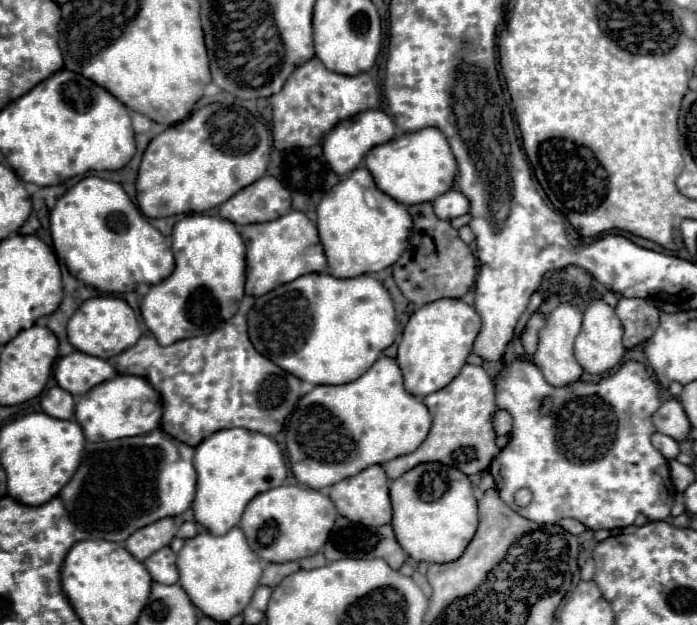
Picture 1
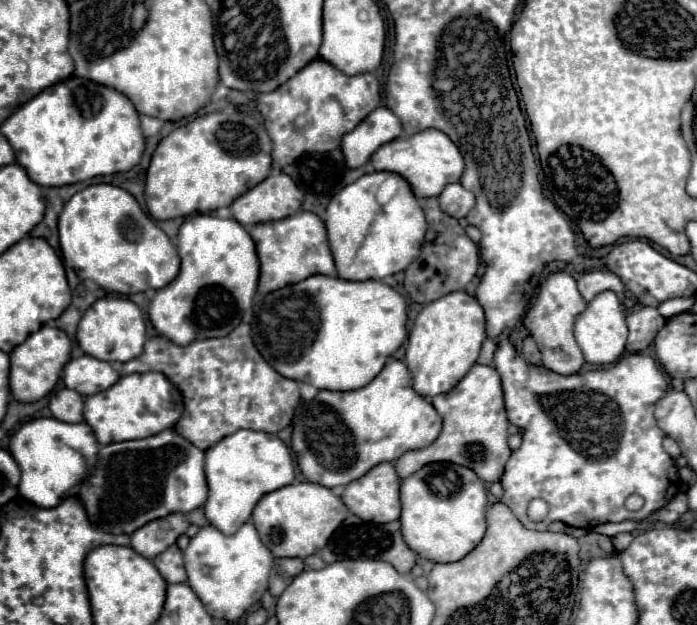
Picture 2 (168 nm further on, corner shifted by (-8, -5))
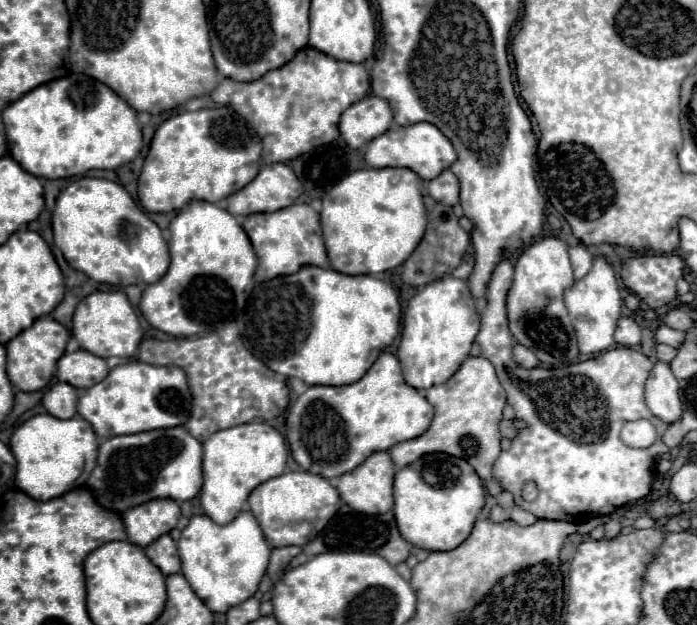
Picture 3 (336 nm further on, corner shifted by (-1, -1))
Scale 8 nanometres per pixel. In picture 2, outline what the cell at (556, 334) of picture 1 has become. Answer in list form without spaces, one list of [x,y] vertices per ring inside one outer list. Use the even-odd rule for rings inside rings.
[[[556,270],[550,272],[538,286],[536,296],[530,300],[526,314],[522,318],[524,328],[528,330],[528,334],[532,336],[532,340],[538,344],[540,354],[542,354],[542,364],[558,374],[576,374],[582,364],[584,364],[584,356],[580,346],[574,340],[574,320],[576,314],[580,314],[580,310],[584,310],[586,302],[580,296],[578,288],[576,288],[576,280],[564,272],[564,270]]]

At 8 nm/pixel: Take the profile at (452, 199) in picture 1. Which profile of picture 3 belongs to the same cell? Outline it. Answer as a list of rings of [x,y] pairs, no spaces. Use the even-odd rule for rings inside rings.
[[[443,170],[435,180],[431,180],[427,184],[427,192],[431,194],[433,200],[437,200],[445,206],[455,206],[459,202],[457,176],[451,170]]]

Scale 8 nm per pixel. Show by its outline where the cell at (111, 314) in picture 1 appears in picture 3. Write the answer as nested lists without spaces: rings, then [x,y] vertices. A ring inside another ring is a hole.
[[[111,290],[111,292],[93,292],[87,298],[79,302],[73,314],[73,338],[79,342],[79,346],[91,354],[97,354],[101,358],[119,356],[119,358],[131,358],[143,338],[143,330],[139,326],[139,318],[133,310],[133,306],[127,300],[127,294],[123,290]]]

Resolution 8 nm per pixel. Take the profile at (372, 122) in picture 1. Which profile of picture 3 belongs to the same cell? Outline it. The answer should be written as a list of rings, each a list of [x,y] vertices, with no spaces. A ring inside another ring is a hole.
[[[365,96],[361,102],[355,102],[349,110],[343,112],[339,122],[341,138],[349,148],[357,150],[373,138],[385,134],[391,128],[393,112],[383,98]]]

